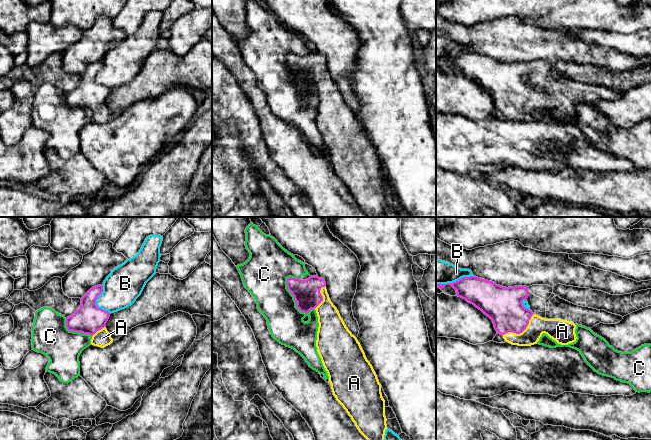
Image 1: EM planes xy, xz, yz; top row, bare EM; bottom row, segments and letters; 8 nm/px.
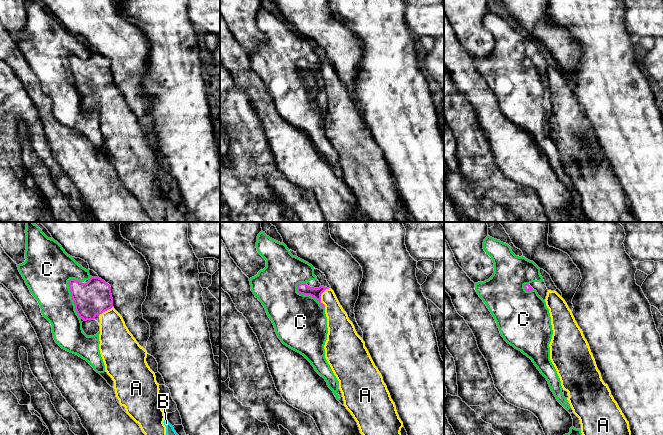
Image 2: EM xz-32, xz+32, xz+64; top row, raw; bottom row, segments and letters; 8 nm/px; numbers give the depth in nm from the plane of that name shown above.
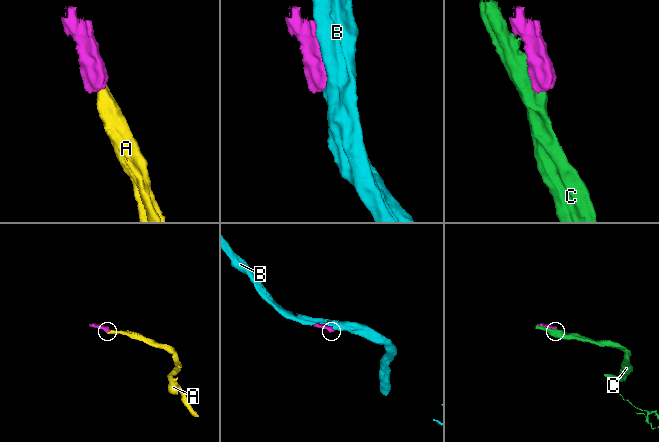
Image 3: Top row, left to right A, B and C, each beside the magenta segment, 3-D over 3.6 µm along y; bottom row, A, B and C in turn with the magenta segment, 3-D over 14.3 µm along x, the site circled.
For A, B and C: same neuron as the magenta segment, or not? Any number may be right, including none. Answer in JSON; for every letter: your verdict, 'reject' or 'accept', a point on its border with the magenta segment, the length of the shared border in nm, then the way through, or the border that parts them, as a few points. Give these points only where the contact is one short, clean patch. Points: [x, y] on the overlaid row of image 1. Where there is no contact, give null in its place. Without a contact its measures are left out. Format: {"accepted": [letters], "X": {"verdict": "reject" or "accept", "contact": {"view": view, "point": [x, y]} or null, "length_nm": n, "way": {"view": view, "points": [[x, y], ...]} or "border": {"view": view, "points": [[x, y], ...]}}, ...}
{"accepted": ["A"], "A": {"verdict": "accept", "contact": {"view": "yz", "point": [521, 332]}, "length_nm": 320, "way": {"view": "yz", "points": [[504, 307], [521, 332], [527, 327], [537, 325]]}}, "B": {"verdict": "reject", "contact": {"view": "yz", "point": [456, 281]}, "length_nm": 300}, "C": {"verdict": "reject", "contact": {"view": "xz", "point": [295, 300]}, "length_nm": 340}}

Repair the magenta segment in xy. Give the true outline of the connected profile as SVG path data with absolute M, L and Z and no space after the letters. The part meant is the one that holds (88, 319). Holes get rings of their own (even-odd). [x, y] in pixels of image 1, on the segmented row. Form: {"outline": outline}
{"outline": "M103 285L92 287L82 298L79 309L66 318L69 331L81 332L92 336L91 344L104 348L113 342L106 329L110 313L96 305L96 299L103 292Z"}

